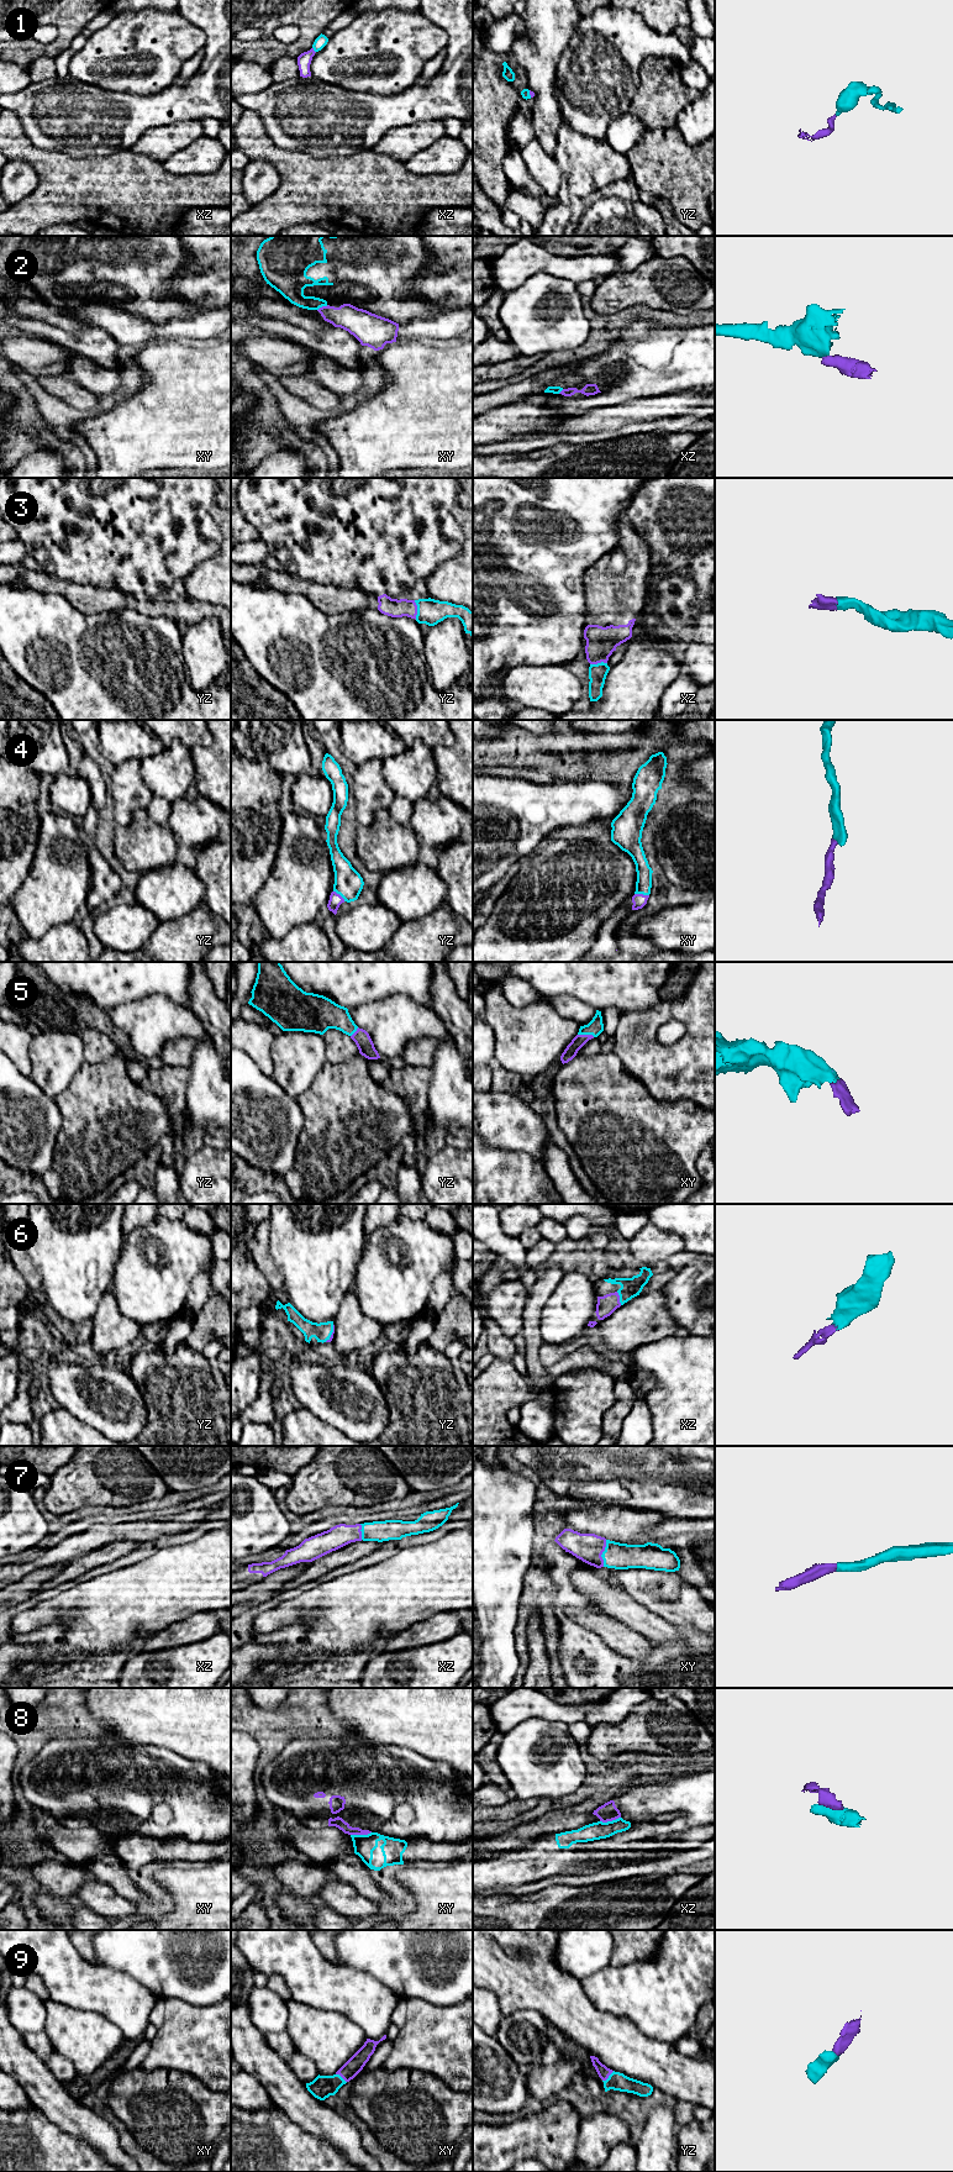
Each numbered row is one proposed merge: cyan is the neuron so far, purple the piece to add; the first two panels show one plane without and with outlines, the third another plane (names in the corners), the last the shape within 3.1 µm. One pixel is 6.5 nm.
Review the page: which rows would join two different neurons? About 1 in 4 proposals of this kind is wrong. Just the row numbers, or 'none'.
2, 8

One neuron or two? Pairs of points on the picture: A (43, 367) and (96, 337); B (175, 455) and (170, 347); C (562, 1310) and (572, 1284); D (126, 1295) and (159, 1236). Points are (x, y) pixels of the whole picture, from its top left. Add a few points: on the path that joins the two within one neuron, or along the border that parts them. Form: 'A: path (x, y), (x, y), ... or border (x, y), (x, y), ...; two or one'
A: border (43, 338), (64, 347), (72, 355); two
B: path (175, 427), (175, 374); one
C: path (569, 1305), (572, 1303), (572, 1292); one
D: path (133, 1278), (133, 1253), (142, 1245); one

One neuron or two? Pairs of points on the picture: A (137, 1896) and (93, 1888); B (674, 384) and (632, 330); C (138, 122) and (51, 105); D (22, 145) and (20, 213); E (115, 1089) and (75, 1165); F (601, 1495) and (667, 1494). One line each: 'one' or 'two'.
A: two
B: one
C: one
D: one
E: one
F: one

